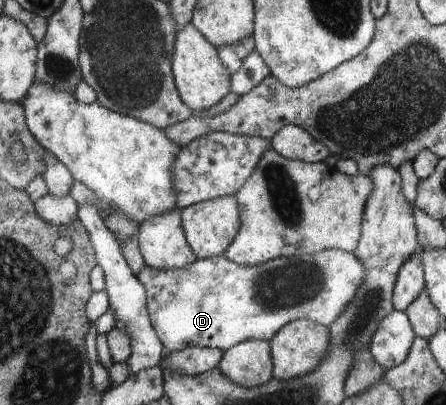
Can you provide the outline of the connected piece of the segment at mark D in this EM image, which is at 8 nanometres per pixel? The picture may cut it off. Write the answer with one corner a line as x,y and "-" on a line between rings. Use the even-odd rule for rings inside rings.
329,248
321,252
317,251
315,254
305,254
291,257
280,257
264,264
254,266
244,266
237,262
230,260
227,256
215,256
212,258
205,258
197,260
195,263
188,265
184,268
160,270
151,267
147,264
141,271
136,275
141,283
146,285
146,292
148,297
148,310
152,324
154,325
155,331
157,331
159,339
165,345
167,351
184,350
185,348
202,347
202,348
217,348
221,351
229,351
231,347
241,342
249,340
269,340
273,339
274,335
279,333
279,330
283,326
286,326
292,321
310,319
315,320
315,323
323,324
328,328
336,320
339,319
340,315
343,315
343,310
346,309
347,305
354,299
354,295
360,289
363,281
366,279
366,271
364,270
363,263
359,261
351,252
344,252
337,248

